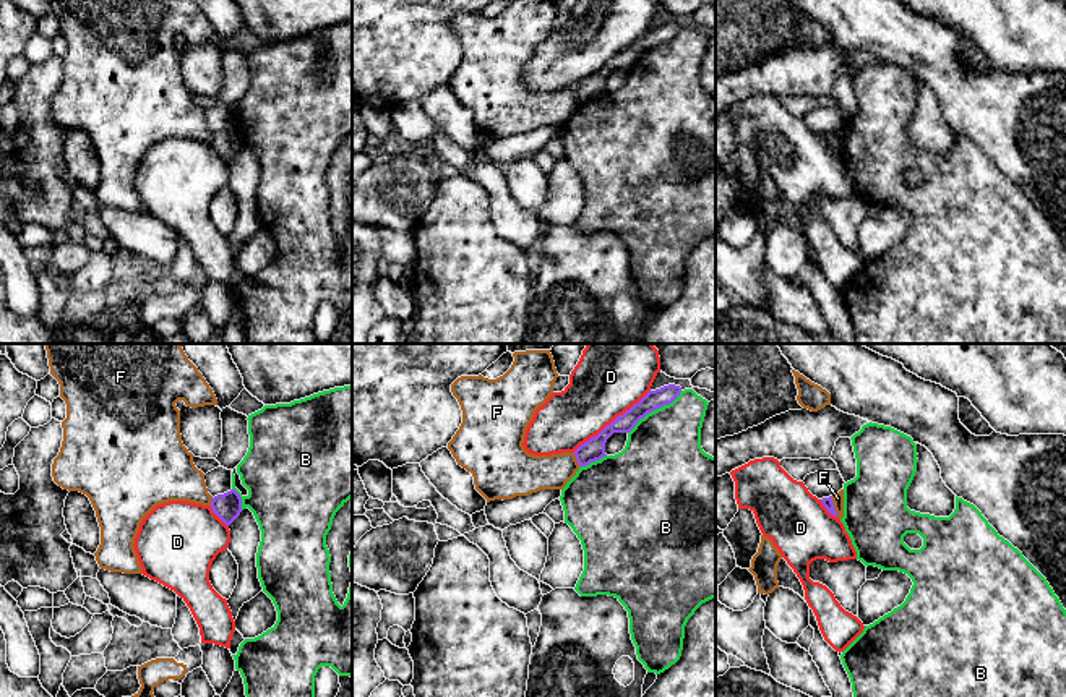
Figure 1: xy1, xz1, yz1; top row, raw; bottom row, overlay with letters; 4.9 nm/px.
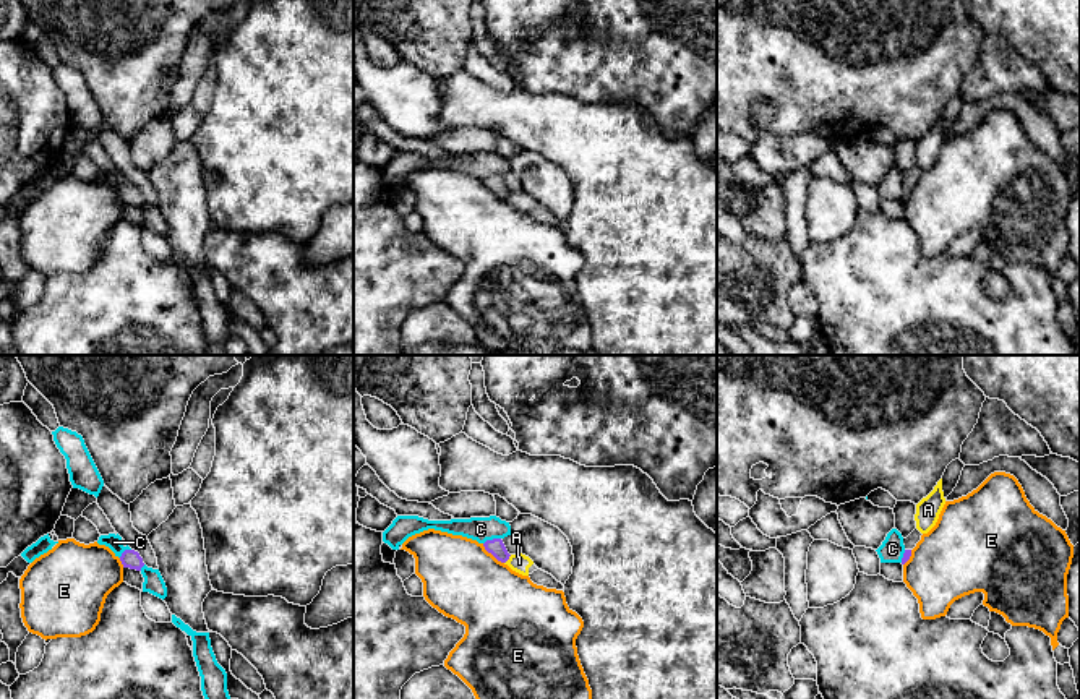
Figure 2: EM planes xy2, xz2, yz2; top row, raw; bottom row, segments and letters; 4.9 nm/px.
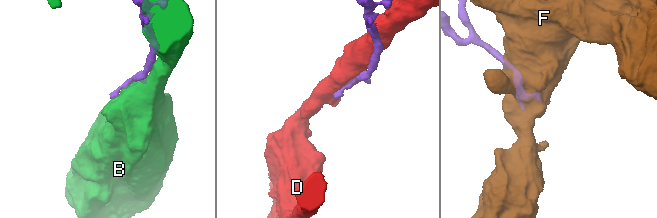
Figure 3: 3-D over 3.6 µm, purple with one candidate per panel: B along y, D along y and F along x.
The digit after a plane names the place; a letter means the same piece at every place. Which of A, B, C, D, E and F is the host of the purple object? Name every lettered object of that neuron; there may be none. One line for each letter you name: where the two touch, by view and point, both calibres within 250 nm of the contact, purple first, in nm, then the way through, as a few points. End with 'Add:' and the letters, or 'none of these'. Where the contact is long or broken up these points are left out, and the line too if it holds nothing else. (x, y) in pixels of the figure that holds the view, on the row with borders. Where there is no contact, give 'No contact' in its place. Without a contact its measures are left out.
Add: none of these

